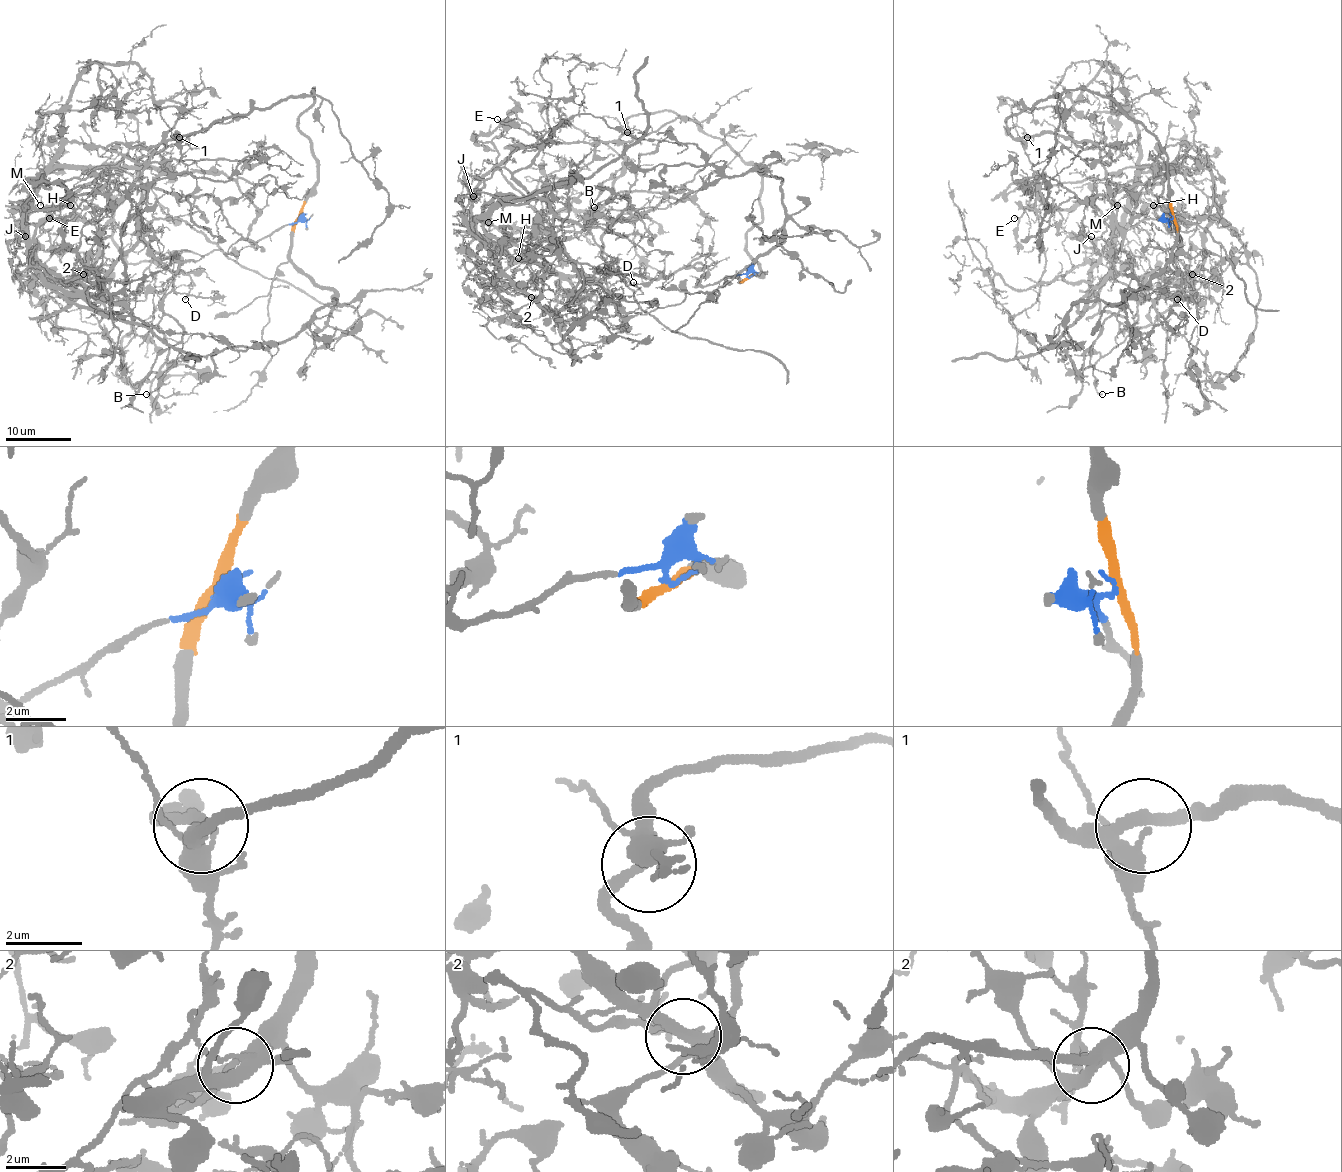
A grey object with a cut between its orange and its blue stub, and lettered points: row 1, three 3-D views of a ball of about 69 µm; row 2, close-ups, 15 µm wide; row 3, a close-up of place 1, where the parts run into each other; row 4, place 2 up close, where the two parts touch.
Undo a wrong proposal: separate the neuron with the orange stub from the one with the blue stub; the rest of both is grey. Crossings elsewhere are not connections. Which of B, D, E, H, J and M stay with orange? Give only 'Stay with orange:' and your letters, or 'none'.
Stay with orange: B

